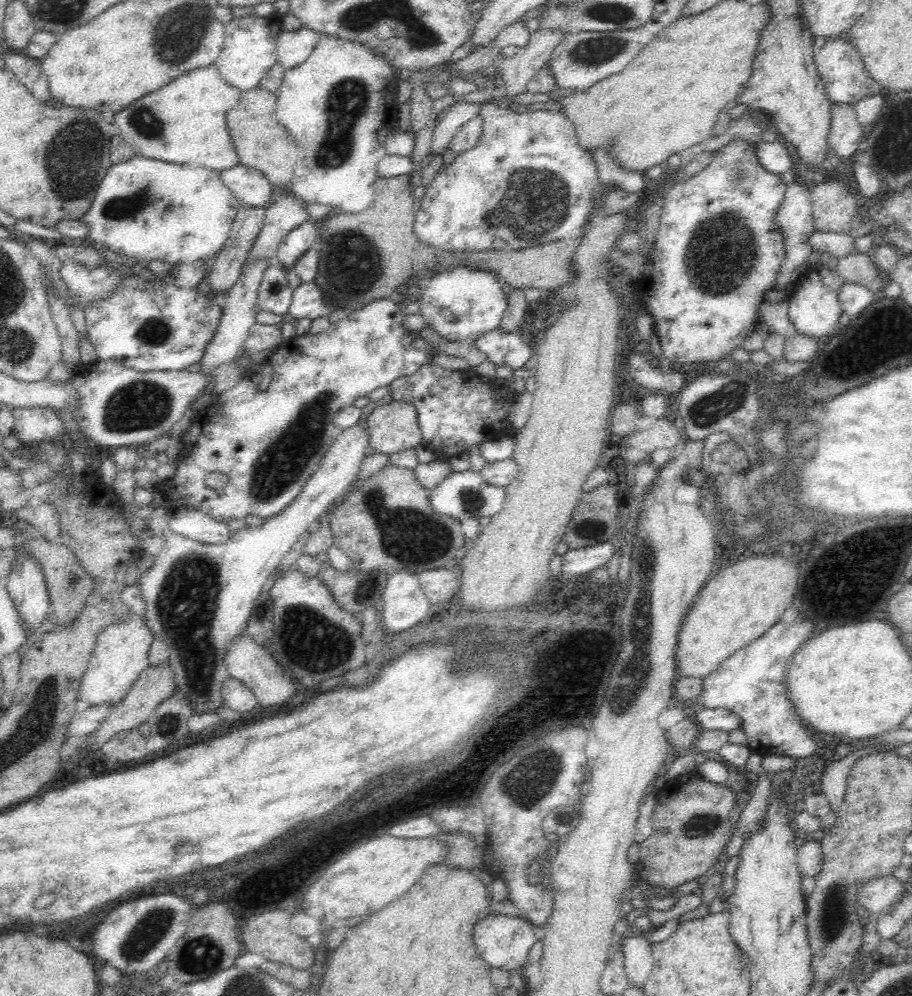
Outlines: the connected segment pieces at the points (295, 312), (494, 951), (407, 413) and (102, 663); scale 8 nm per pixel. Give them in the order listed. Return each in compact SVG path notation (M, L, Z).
M314 281L300 283L293 289L292 300L284 317L297 321L301 318L313 319L316 316L328 316L334 307L326 303L326 299L328 298L324 298L320 287L316 287Z
M488 915L474 926L473 941L482 956L484 964L490 968L500 969L507 973L515 971L517 974L526 968L530 949L537 943L540 937L539 930L523 915Z
M390 401L372 410L365 422L368 446L376 453L394 454L422 442L416 408L407 402Z
M132 615L123 623L108 626L98 637L88 666L81 678L77 700L88 703L89 707L99 704L118 704L130 692L138 675L148 668L148 650L154 639L146 622L138 615Z

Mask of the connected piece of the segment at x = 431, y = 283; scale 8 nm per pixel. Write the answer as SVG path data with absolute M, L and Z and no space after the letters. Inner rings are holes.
M462 265L455 266L449 271L434 273L420 280L422 300L419 305L419 313L422 314L425 324L432 324L434 330L439 332L440 336L446 341L460 342L468 340L472 342L472 339L478 338L484 332L494 330L500 324L507 303L502 285L502 281L488 270L470 269L470 267Z

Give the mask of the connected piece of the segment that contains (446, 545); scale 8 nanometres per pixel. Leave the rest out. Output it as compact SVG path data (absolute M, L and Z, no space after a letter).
M386 465L366 480L358 492L349 495L337 506L329 523L333 545L350 557L352 568L362 572L408 570L416 574L446 566L450 560L459 559L464 537L460 531L460 521L435 513L430 507L429 495L429 491L416 481L412 469Z

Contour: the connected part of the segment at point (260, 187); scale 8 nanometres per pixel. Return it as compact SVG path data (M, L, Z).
M237 164L219 170L220 180L226 188L247 207L264 207L272 194L272 184L255 168Z

